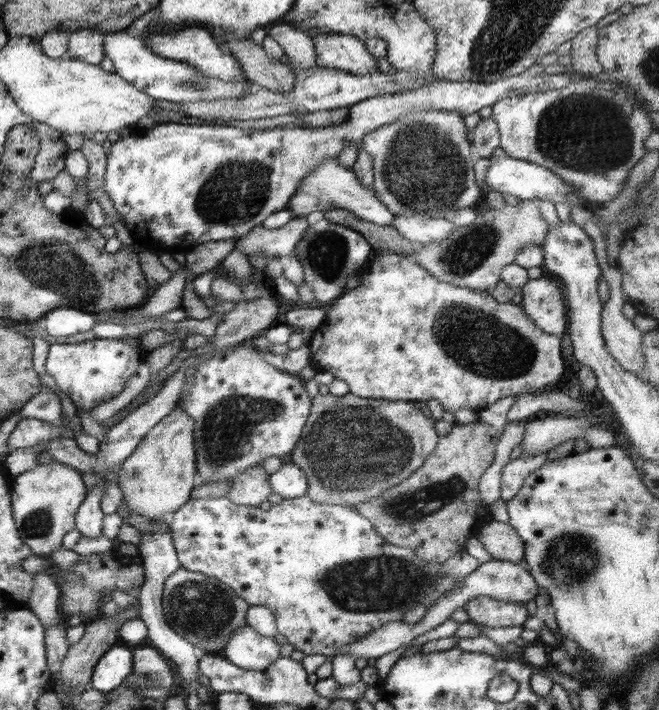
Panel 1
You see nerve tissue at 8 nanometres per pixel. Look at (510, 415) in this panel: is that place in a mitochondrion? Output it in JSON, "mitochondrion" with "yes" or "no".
{"mitochondrion":"no"}

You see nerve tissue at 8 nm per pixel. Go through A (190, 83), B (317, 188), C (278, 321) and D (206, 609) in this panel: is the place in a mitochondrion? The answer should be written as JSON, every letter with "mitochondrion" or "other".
{"A":"mitochondrion","B":"other","C":"other","D":"mitochondrion"}

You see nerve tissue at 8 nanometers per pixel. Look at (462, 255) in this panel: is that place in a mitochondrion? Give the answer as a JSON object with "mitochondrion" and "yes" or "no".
{"mitochondrion":"yes"}

